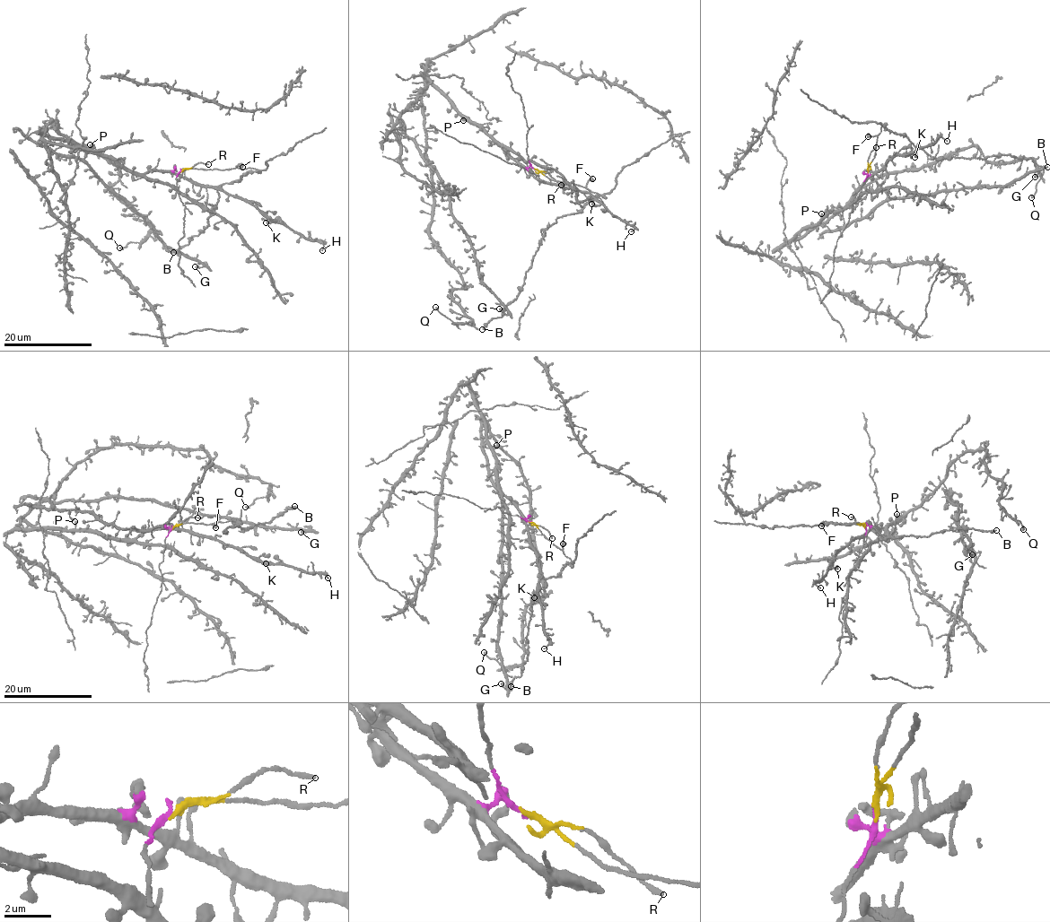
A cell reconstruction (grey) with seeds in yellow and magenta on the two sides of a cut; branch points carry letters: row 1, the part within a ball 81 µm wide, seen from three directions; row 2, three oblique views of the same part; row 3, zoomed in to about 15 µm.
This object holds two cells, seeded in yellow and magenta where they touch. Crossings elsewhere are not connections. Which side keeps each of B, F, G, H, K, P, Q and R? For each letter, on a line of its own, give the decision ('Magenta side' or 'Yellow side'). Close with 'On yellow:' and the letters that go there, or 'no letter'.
B: Yellow side
F: Yellow side
G: Magenta side
H: Magenta side
K: Magenta side
P: Magenta side
Q: Magenta side
R: Yellow side
On yellow: B, F, R

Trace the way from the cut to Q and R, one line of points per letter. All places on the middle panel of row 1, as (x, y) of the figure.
Q: (535, 169), (427, 84), (429, 236), (458, 272), (465, 287), (451, 300), (472, 324), (454, 323), (435, 307)
R: (535, 169), (547, 172), (561, 184)

